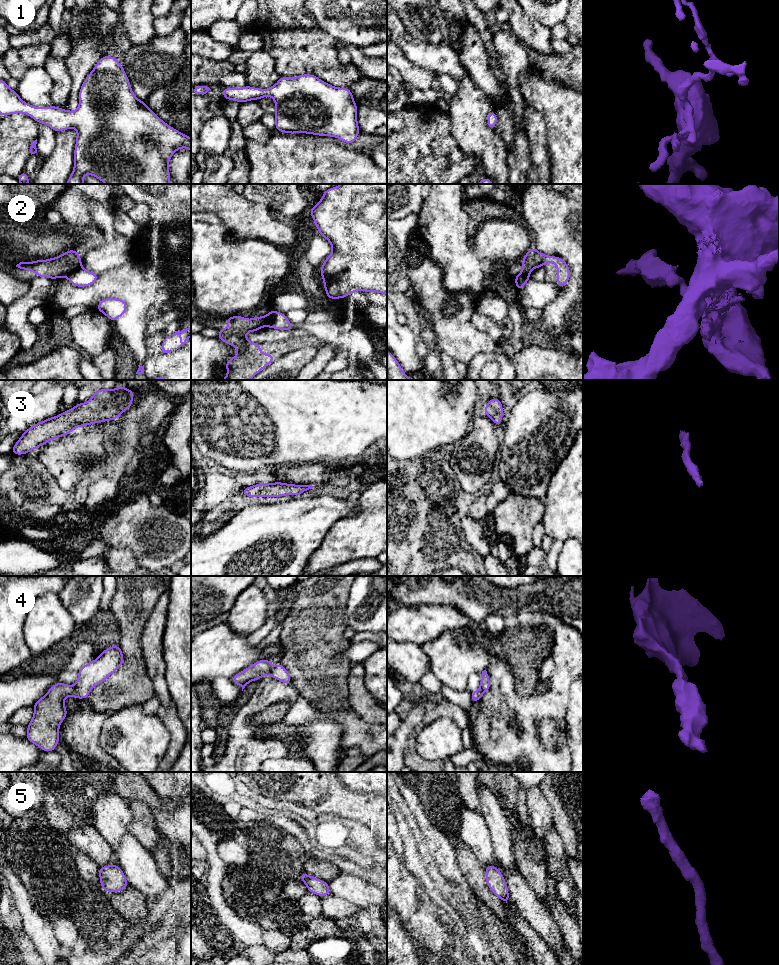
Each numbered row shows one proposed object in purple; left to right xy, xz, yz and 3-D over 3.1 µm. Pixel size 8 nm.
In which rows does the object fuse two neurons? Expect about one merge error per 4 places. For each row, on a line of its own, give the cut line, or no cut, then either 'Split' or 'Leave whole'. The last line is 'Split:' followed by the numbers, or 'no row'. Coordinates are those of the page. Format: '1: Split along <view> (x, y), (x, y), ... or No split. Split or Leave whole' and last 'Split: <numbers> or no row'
1: No split. Leave whole
2: Split along xy (81, 266), (70, 269), (65, 275). Split
3: No split. Leave whole
4: No split. Leave whole
5: No split. Leave whole
Split: 2

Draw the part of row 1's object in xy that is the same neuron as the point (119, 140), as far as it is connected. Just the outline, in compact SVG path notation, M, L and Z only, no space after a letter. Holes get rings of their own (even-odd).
M104 55L94 66L93 70L85 78L80 90L79 90L79 106L78 108L71 112L66 109L62 109L57 106L49 107L34 107L26 102L24 102L16 90L11 90L4 80L0 79L0 116L11 115L16 113L24 113L31 118L33 118L36 123L44 123L48 125L55 133L58 131L65 131L69 128L75 127L77 131L75 149L74 149L74 168L68 178L66 184L85 184L83 181L83 176L85 174L90 174L105 184L170 184L170 172L168 168L169 161L173 154L180 148L188 148L191 152L191 138L184 135L175 128L169 126L163 120L161 120L152 110L150 110L147 104L139 100L131 89L131 84L129 82L128 76L125 73L122 64L119 63L118 59L113 56Z

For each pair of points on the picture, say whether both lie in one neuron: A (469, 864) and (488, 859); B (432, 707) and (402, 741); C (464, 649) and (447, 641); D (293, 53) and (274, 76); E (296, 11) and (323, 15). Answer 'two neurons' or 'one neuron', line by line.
A: two neurons
B: two neurons
C: one neuron
D: two neurons
E: two neurons

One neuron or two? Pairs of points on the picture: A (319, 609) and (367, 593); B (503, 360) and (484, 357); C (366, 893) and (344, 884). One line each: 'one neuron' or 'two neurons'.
A: two neurons
B: one neuron
C: one neuron

